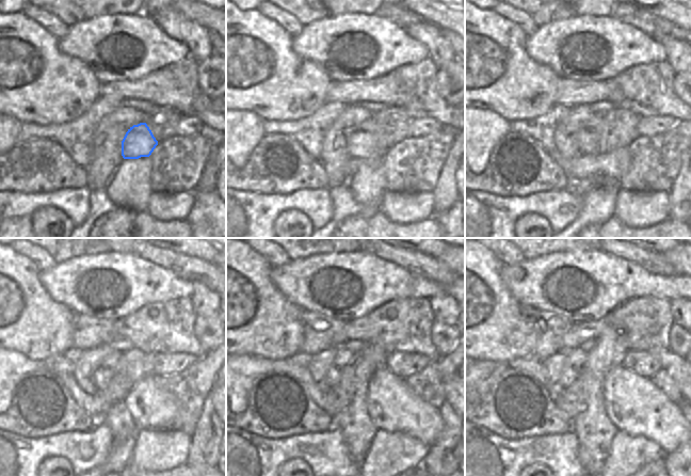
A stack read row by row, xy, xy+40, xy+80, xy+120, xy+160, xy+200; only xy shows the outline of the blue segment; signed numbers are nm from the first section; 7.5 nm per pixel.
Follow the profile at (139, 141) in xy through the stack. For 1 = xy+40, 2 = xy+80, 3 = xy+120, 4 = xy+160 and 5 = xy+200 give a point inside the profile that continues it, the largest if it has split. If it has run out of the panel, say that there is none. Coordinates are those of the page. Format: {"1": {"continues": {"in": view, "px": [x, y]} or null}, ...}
{"1": {"continues": {"in": "xy+40", "px": [362, 143]}}, "2": {"continues": {"in": "xy+80", "px": [589, 140]}}, "3": {"continues": {"in": "xy+120", "px": [102, 377]}}, "4": {"continues": {"in": "xy+160", "px": [343, 356]}}, "5": {"continues": {"in": "xy+200", "px": [575, 359]}}}

